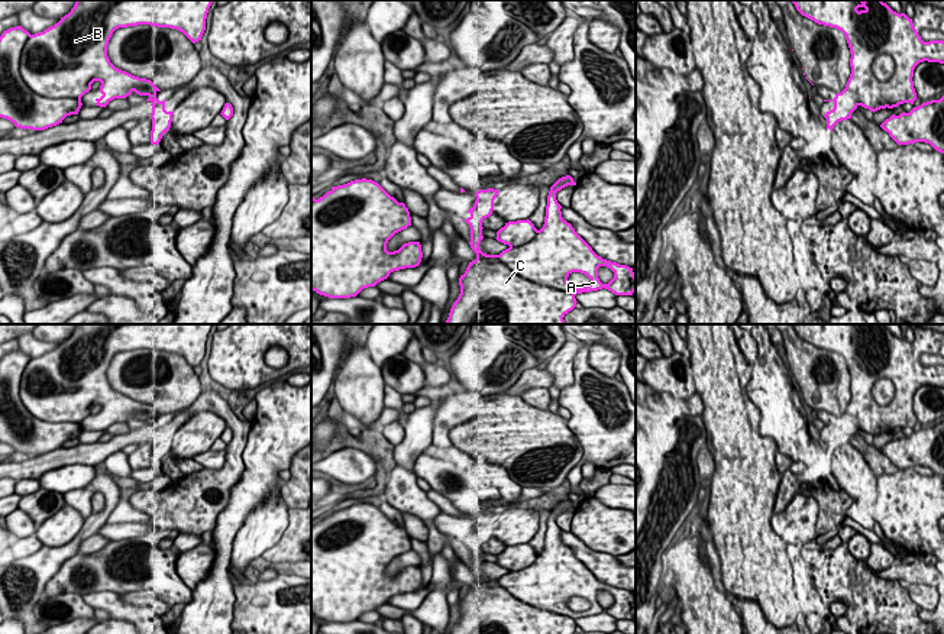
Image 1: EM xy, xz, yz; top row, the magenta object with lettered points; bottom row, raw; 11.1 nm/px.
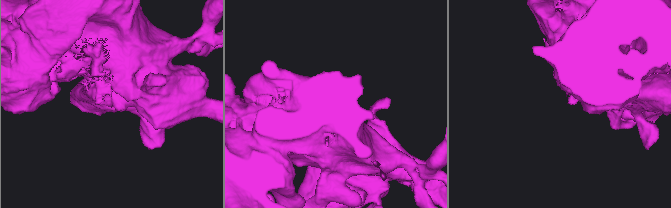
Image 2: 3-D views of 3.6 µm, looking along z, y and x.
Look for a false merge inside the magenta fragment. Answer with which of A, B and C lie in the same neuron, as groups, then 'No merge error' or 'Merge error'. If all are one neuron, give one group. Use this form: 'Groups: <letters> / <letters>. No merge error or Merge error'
Groups: A B C. No merge error

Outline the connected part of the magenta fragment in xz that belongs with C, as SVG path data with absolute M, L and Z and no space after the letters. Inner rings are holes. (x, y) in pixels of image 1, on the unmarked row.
M570 499L559 502L549 515L544 549L540 554L527 544L508 546L497 556L497 565L510 572L500 579L486 579L479 573L482 560L482 546L492 538L494 524L498 514L488 512L475 517L476 525L465 546L471 551L471 572L476 583L469 586L466 595L459 602L460 618L450 634L573 634L576 618L608 614L615 620L633 620L636 615L636 599L633 592L620 589L598 580L592 572L575 556L570 547L562 541L562 530L556 524L556 517L568 510L576 510ZM607 591L614 596L608 608L598 602L598 592ZM572 596L585 598L591 608L575 612L568 606Z

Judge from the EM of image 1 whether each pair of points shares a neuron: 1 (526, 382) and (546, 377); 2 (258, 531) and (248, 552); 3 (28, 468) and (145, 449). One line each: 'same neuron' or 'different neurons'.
1: same neuron
2: same neuron
3: different neurons

